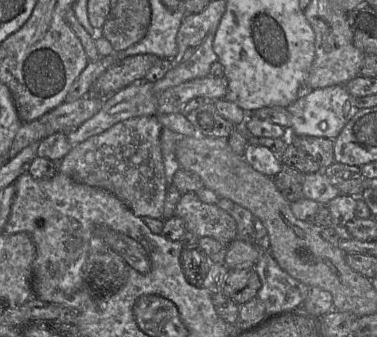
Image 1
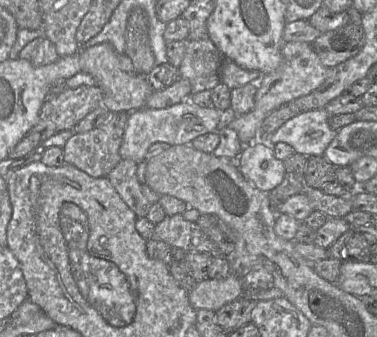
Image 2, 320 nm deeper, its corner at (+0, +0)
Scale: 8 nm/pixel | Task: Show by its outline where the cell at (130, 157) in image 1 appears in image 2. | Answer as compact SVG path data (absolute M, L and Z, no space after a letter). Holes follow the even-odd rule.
M121 159L107 178L136 216L146 217L152 204L142 191L142 185L137 177L137 167L137 162Z

